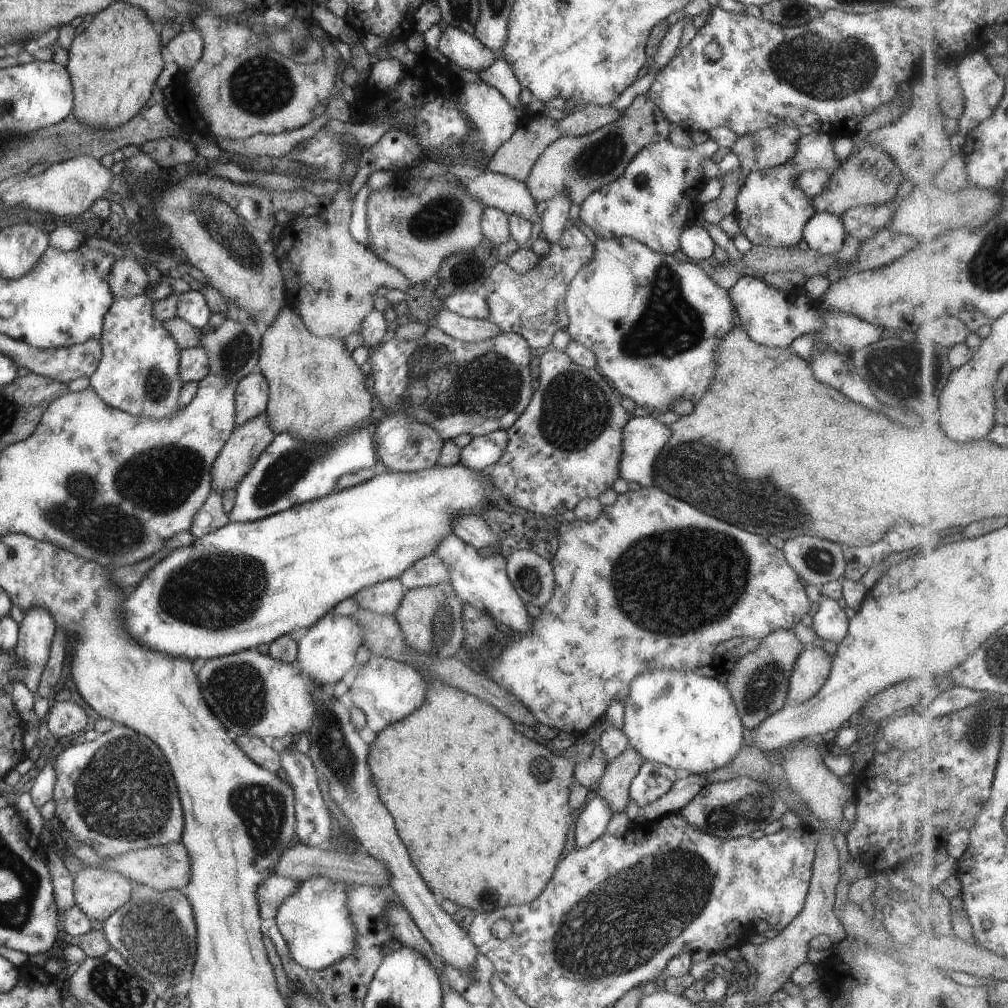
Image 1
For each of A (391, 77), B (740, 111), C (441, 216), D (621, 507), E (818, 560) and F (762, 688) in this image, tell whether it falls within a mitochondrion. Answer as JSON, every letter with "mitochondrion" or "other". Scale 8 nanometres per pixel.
{"A":"other","B":"other","C":"mitochondrion","D":"other","E":"mitochondrion","F":"mitochondrion"}

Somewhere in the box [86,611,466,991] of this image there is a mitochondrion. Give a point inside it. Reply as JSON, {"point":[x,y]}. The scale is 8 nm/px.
{"point":[151,931]}

